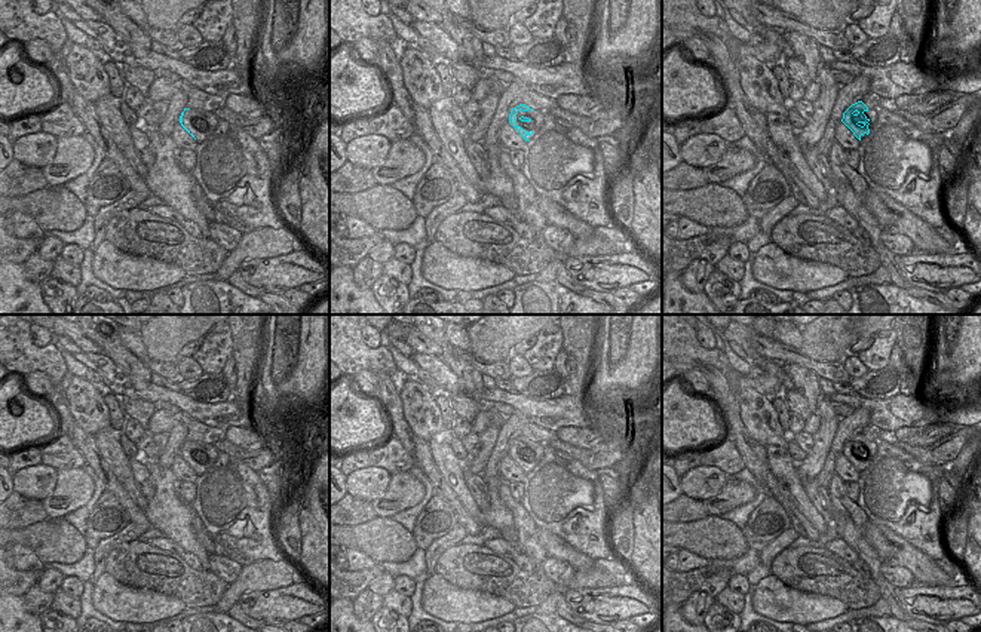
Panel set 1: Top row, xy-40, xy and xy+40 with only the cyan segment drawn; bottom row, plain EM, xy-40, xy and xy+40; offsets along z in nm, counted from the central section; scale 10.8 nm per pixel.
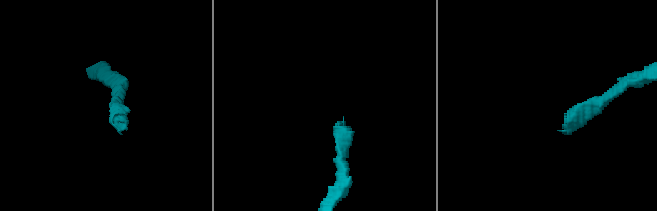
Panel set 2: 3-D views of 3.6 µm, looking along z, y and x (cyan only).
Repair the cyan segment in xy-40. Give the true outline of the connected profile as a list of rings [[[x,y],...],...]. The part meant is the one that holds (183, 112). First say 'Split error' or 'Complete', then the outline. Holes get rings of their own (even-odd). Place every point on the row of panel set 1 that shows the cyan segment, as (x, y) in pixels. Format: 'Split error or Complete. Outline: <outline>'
Split error. Outline: [[[184,108],[180,123],[199,144],[212,135],[218,126],[218,119],[211,111]]]

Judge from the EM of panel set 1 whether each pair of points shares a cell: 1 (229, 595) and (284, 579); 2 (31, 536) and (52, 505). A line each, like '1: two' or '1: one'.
1: one
2: two

